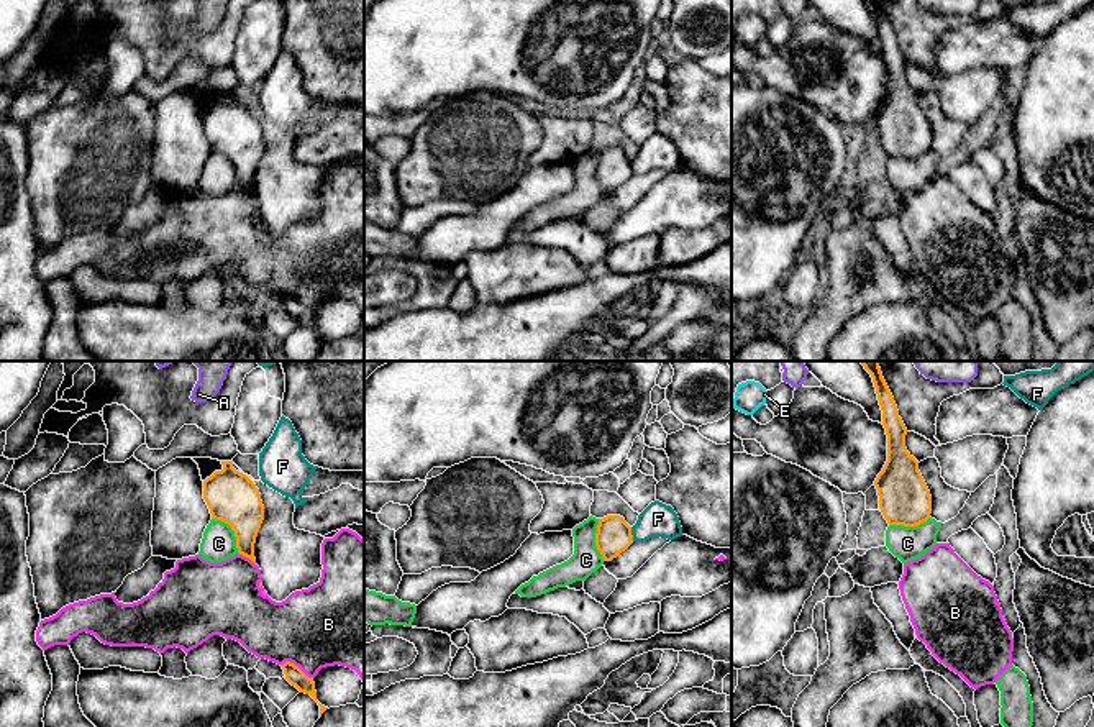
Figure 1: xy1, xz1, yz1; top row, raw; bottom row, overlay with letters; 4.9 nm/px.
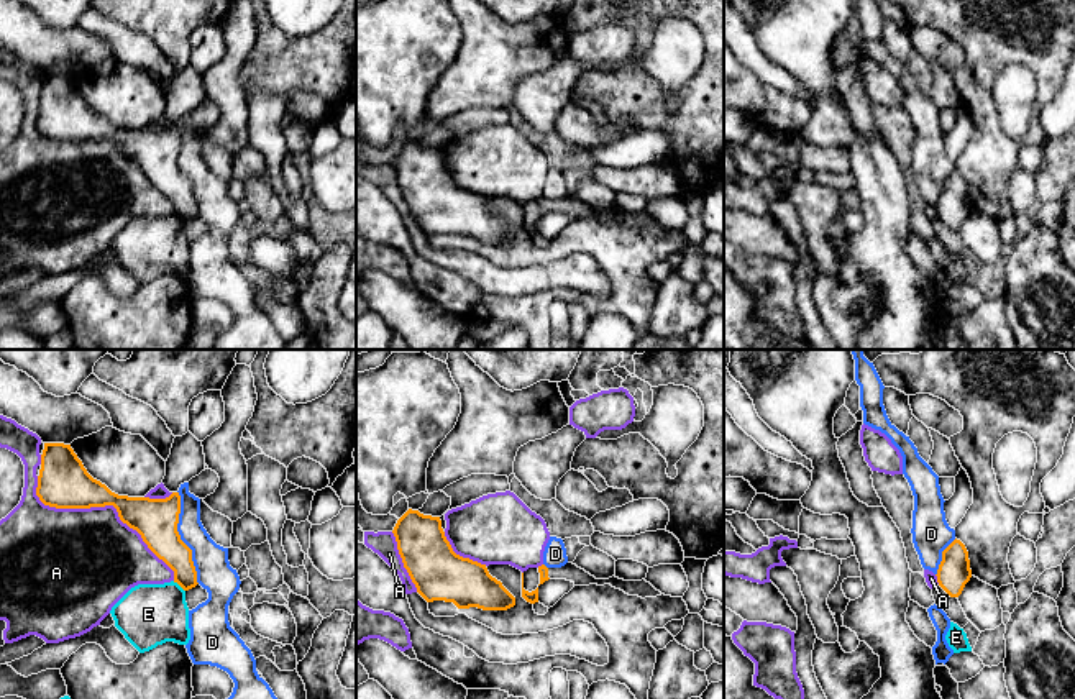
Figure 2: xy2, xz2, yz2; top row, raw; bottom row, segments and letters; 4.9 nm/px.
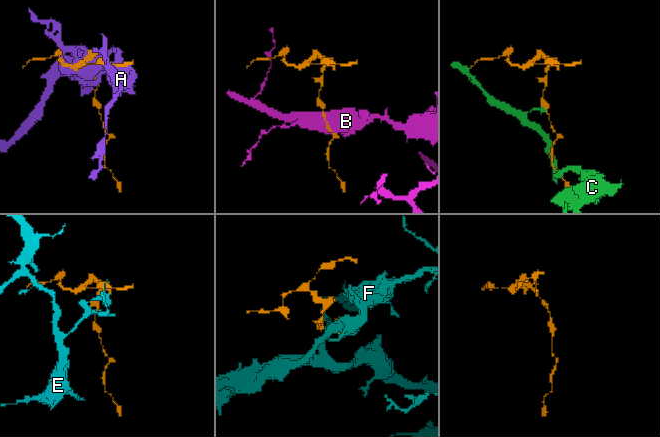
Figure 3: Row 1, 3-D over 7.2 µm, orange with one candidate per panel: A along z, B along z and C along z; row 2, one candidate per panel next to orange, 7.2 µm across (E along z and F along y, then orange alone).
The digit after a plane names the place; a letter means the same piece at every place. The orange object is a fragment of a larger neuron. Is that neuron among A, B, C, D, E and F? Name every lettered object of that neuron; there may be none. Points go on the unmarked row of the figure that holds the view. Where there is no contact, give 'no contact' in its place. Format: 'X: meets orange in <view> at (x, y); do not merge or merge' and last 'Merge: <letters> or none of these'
A: meets orange in xy2 at (104, 138); do not merge
B: meets orange in xy1 at (294, 297); do not merge
C: meets orange in xy1 at (232, 161); do not merge
D: meets orange in xy2 at (179, 169); do not merge
E: meets orange in xy2 at (179, 217); do not merge
F: meets orange in xz1 at (630, 166); do not merge
Merge: none of these

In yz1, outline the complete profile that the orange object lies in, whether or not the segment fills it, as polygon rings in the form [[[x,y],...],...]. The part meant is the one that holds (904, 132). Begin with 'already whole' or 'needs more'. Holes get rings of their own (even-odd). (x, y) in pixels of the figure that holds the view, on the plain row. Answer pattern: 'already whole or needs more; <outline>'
already whole; [[[864,0],[874,15],[887,67],[887,94],[874,118],[879,141],[889,158],[917,159],[930,151],[932,128],[919,103],[919,94],[905,80],[907,61],[881,0]]]

